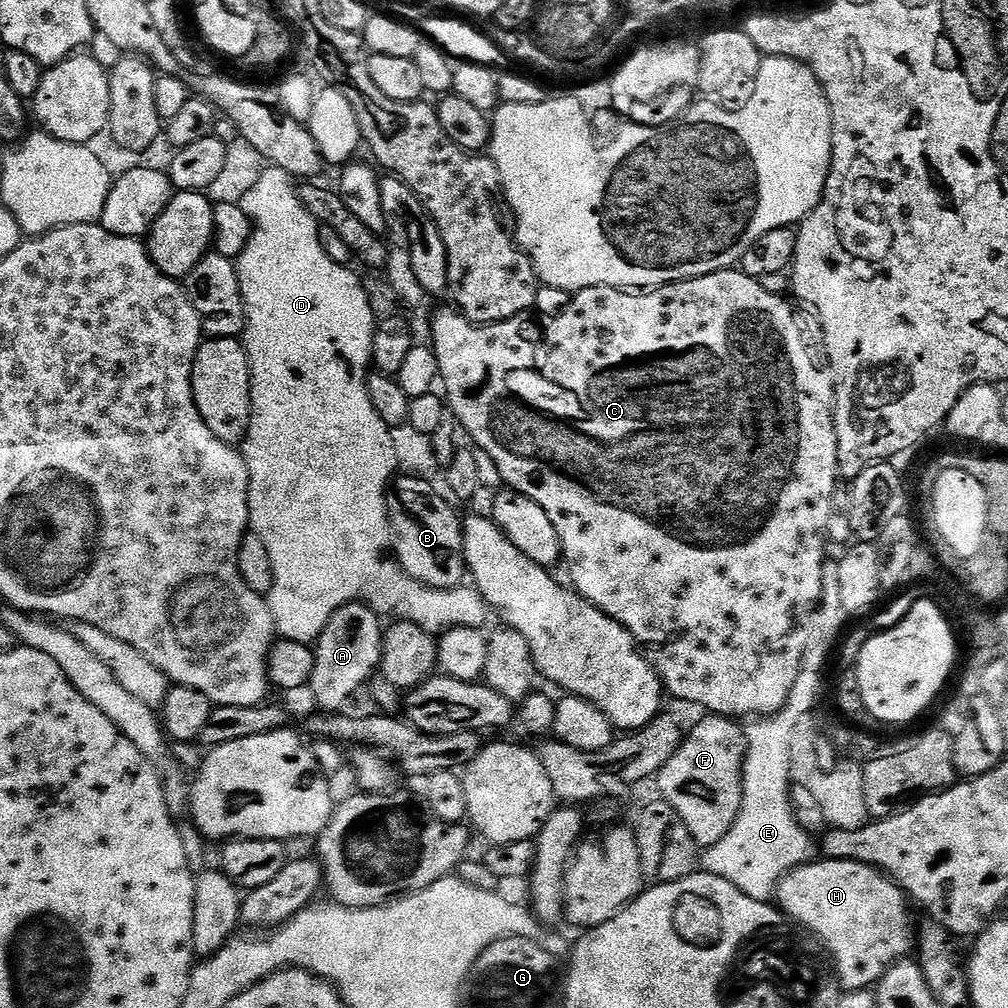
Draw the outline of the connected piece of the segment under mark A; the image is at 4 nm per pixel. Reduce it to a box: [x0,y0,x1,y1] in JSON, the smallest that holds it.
[310,604,384,714]

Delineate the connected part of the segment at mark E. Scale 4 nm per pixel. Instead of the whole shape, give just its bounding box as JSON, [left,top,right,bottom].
[702,718,814,902]

